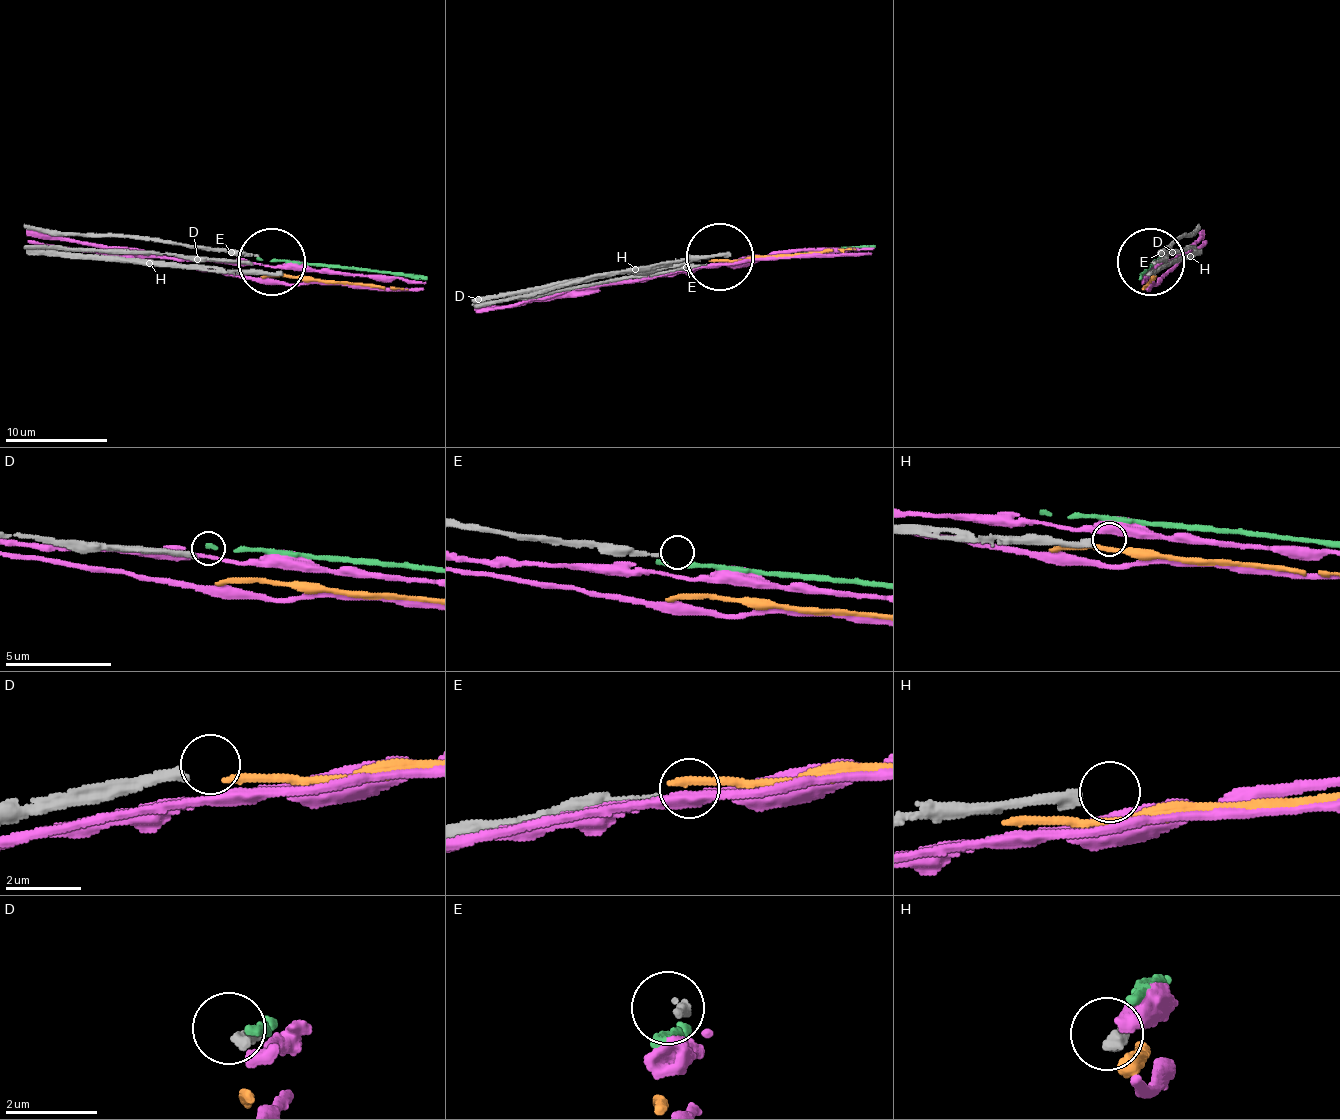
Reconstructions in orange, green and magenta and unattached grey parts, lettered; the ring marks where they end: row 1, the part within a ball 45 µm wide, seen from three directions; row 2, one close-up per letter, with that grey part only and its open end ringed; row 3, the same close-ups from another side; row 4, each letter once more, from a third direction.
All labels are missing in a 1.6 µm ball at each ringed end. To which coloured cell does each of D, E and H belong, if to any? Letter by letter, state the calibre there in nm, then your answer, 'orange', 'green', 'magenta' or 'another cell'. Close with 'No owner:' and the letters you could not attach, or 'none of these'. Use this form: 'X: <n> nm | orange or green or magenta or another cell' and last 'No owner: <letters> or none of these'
D: 240 nm | another cell
E: 140 nm | another cell
H: 320 nm | another cell
No owner: D, E, H

